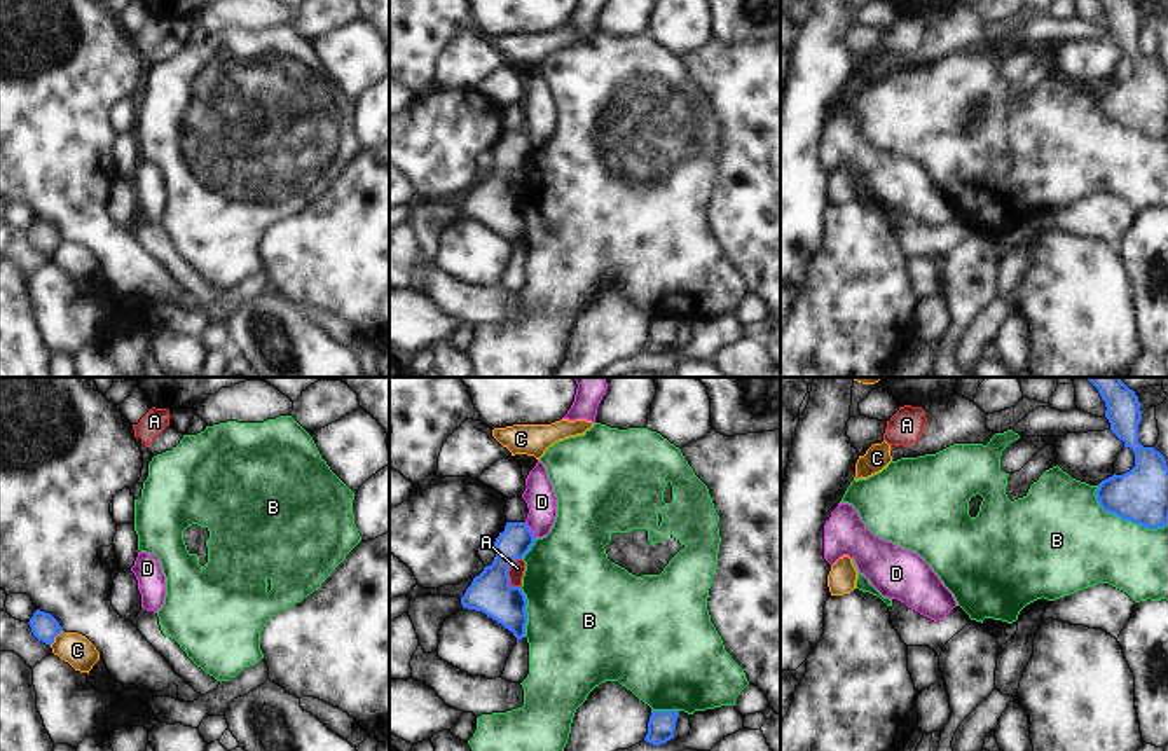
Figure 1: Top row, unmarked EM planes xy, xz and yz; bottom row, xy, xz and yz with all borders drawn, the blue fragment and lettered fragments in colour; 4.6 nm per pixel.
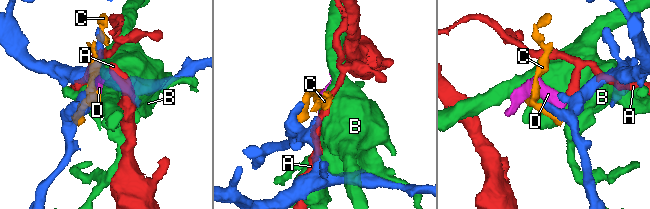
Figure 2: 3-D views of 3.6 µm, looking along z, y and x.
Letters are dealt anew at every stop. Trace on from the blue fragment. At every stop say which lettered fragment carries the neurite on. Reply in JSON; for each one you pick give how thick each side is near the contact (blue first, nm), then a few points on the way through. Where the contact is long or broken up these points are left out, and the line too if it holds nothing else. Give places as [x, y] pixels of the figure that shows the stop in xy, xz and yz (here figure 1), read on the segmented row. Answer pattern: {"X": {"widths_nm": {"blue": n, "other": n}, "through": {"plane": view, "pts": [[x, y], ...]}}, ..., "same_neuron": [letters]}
{"same_neuron": []}

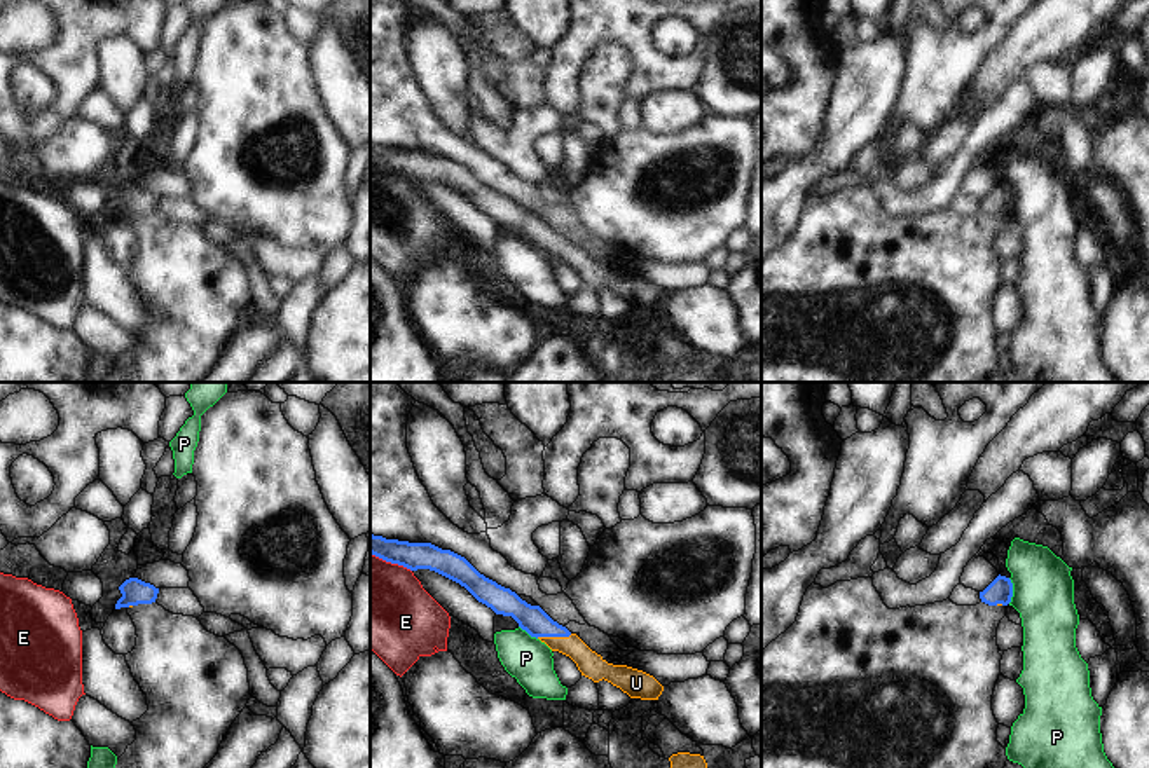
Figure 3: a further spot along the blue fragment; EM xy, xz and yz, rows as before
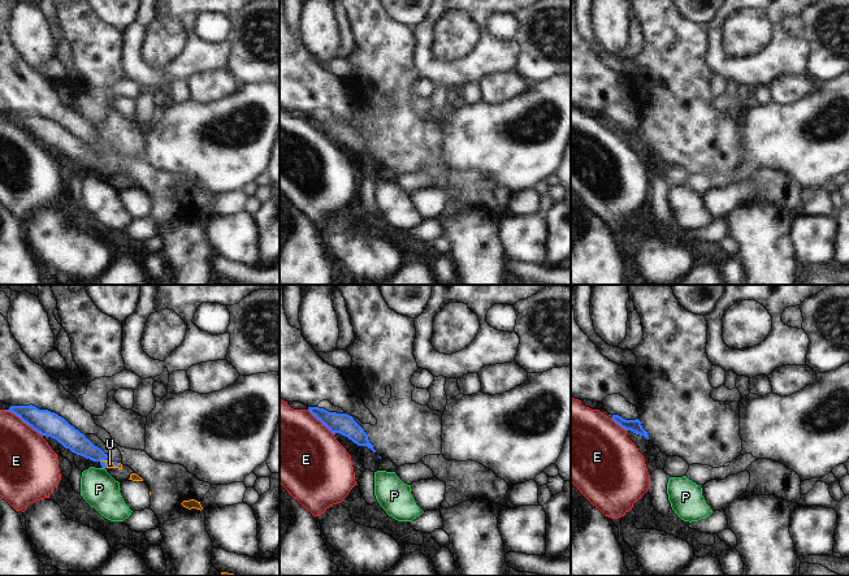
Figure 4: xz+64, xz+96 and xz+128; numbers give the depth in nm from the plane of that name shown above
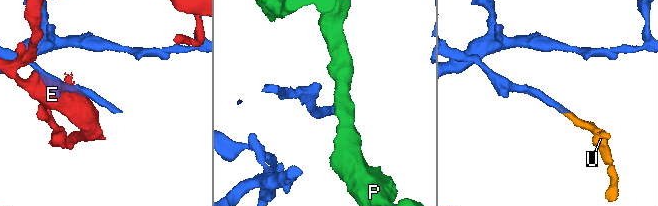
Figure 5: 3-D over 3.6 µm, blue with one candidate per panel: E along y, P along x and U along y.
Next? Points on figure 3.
{"U": {"widths_nm": {"blue": 130, "other": 120}, "through": {"plane": "xz", "pts": [[531, 618], [554, 636], [571, 644], [591, 664]]}}, "same_neuron": ["U"]}

